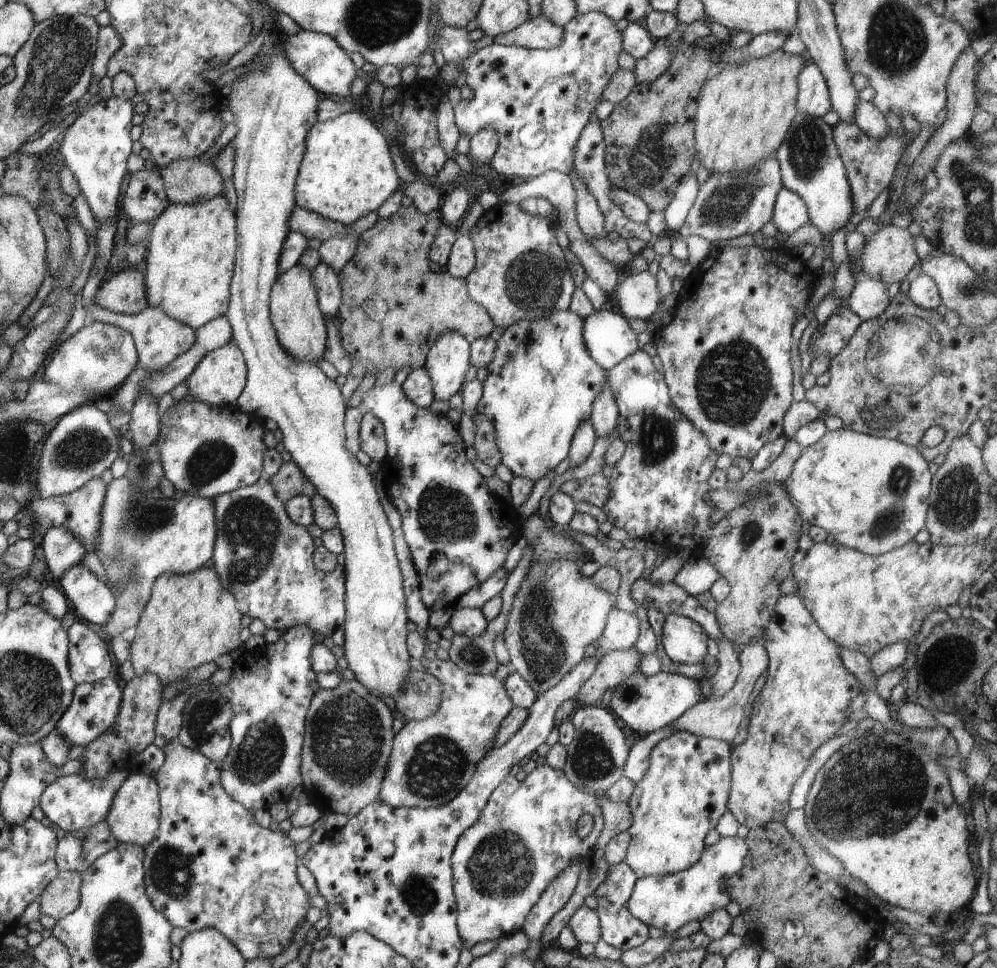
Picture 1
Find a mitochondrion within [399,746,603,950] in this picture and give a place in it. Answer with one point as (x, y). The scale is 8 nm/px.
(497, 867)

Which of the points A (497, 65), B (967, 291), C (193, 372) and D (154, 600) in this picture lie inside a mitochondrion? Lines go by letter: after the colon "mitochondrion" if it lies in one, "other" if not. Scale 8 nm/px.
A: other
B: mitochondrion
C: other
D: other

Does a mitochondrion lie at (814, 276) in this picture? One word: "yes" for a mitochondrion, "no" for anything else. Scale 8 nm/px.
no

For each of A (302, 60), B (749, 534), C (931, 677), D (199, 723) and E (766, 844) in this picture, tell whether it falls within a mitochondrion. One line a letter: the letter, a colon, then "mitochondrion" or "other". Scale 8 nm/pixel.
A: other
B: mitochondrion
C: mitochondrion
D: mitochondrion
E: other

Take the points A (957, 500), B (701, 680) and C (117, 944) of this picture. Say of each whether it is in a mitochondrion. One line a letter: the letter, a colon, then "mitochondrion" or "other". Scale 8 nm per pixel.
A: mitochondrion
B: other
C: mitochondrion

